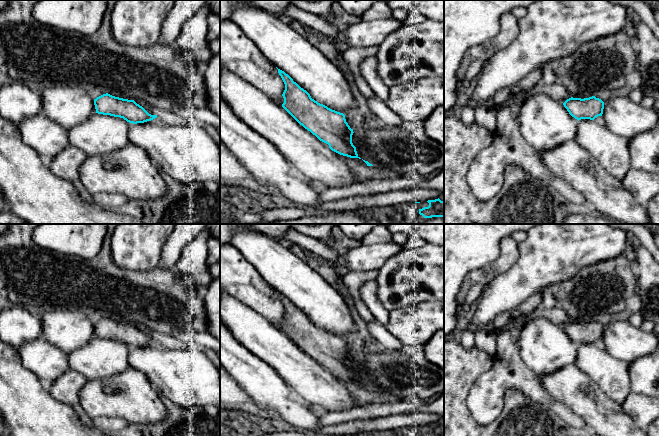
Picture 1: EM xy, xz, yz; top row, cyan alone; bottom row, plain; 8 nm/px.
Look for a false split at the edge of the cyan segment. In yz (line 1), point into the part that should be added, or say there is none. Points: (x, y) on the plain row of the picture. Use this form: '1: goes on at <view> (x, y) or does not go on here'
1: does not go on here

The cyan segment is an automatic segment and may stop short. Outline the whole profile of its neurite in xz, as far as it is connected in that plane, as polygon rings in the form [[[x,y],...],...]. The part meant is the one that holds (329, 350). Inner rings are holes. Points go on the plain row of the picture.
[[[278,293],[285,314],[282,318],[284,327],[282,331],[305,353],[315,359],[320,365],[329,369],[329,372],[343,380],[361,383],[352,367],[353,353],[346,346],[345,339],[318,327],[311,322],[310,318],[301,312],[293,303],[284,295]]]

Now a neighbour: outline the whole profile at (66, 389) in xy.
[[[69,369],[52,383],[49,394],[64,404],[77,405],[81,389],[87,381],[84,375]]]

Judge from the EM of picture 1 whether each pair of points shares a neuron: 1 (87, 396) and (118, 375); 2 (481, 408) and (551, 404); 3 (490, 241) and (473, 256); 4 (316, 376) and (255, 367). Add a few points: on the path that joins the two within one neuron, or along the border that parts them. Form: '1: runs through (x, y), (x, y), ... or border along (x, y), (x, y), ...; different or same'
1: runs through (95, 396), (110, 383); same
2: runs through (498, 391), (505, 384), (528, 384), (534, 390); same
3: runs through (486, 243), (477, 252); same
4: border along (256, 356), (266, 362), (290, 388); different

